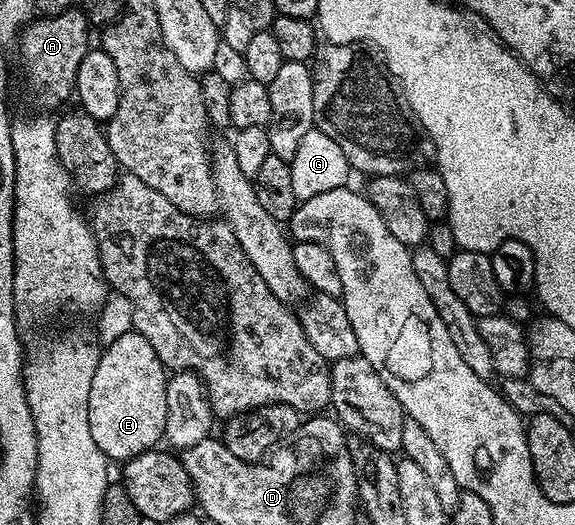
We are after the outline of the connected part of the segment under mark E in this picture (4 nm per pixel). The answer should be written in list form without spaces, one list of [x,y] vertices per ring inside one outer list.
[[[136,331],[121,335],[120,339],[101,350],[96,375],[92,375],[92,391],[88,391],[88,428],[92,431],[96,447],[100,447],[100,451],[104,451],[111,462],[125,463],[130,458],[155,448],[163,440],[168,411],[167,380],[168,370],[156,355],[152,343],[148,343],[148,339]]]

